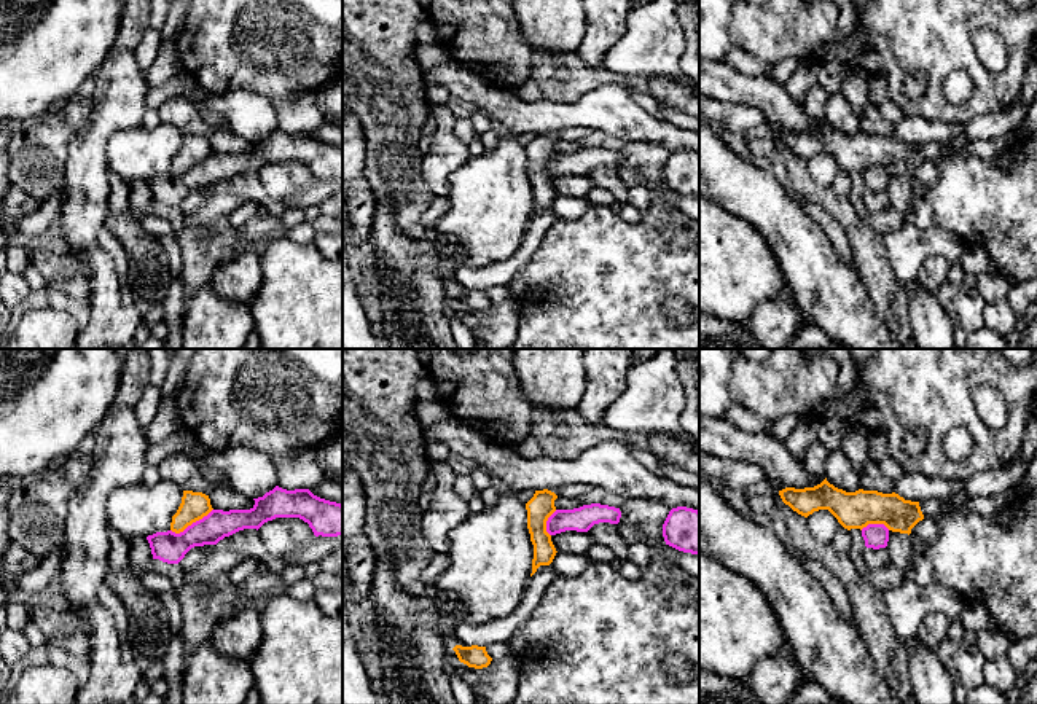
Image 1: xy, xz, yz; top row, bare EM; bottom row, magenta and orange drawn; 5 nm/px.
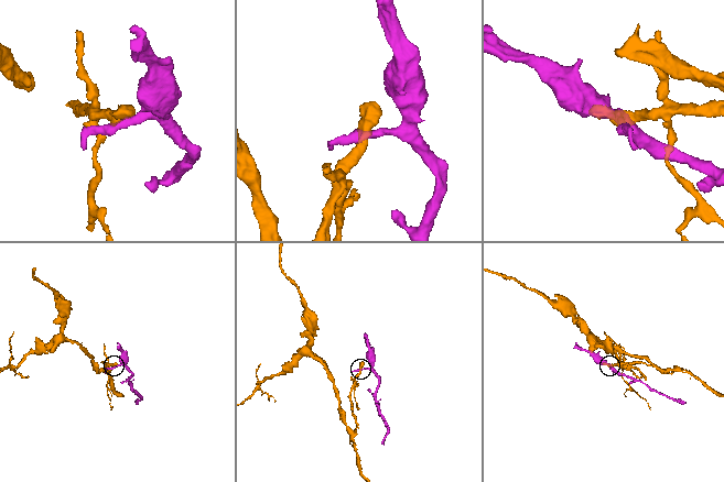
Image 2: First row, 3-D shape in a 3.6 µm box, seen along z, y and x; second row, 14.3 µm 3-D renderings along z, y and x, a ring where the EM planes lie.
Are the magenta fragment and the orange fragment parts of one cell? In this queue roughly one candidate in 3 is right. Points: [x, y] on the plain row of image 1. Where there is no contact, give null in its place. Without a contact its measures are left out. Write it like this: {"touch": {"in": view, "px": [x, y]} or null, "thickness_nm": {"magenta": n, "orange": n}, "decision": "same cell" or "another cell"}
{"touch": {"in": "xy", "px": [193, 166]}, "thickness_nm": {"magenta": 160, "orange": 140}, "decision": "another cell"}

